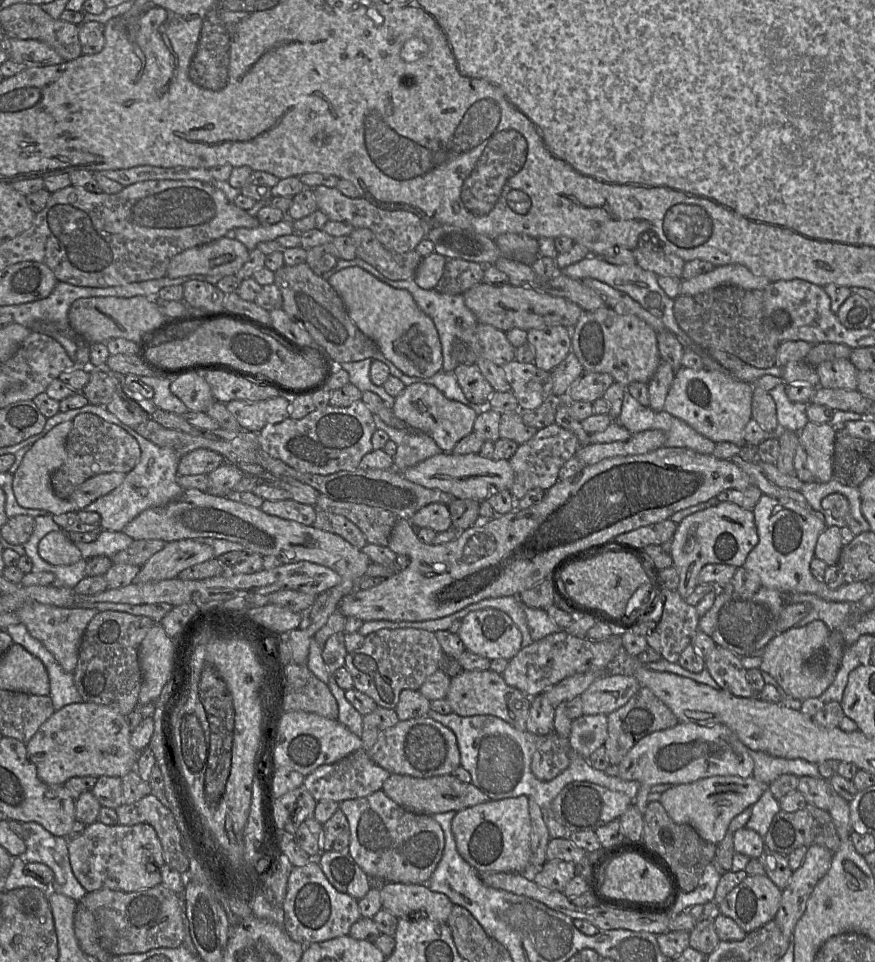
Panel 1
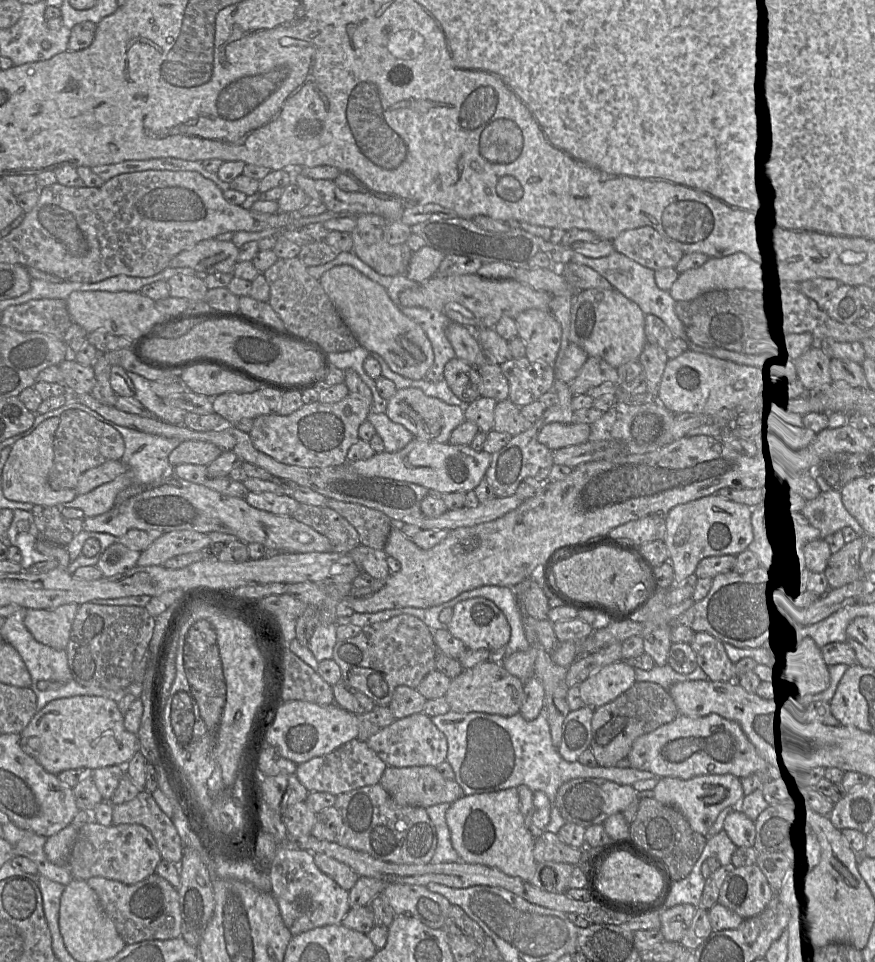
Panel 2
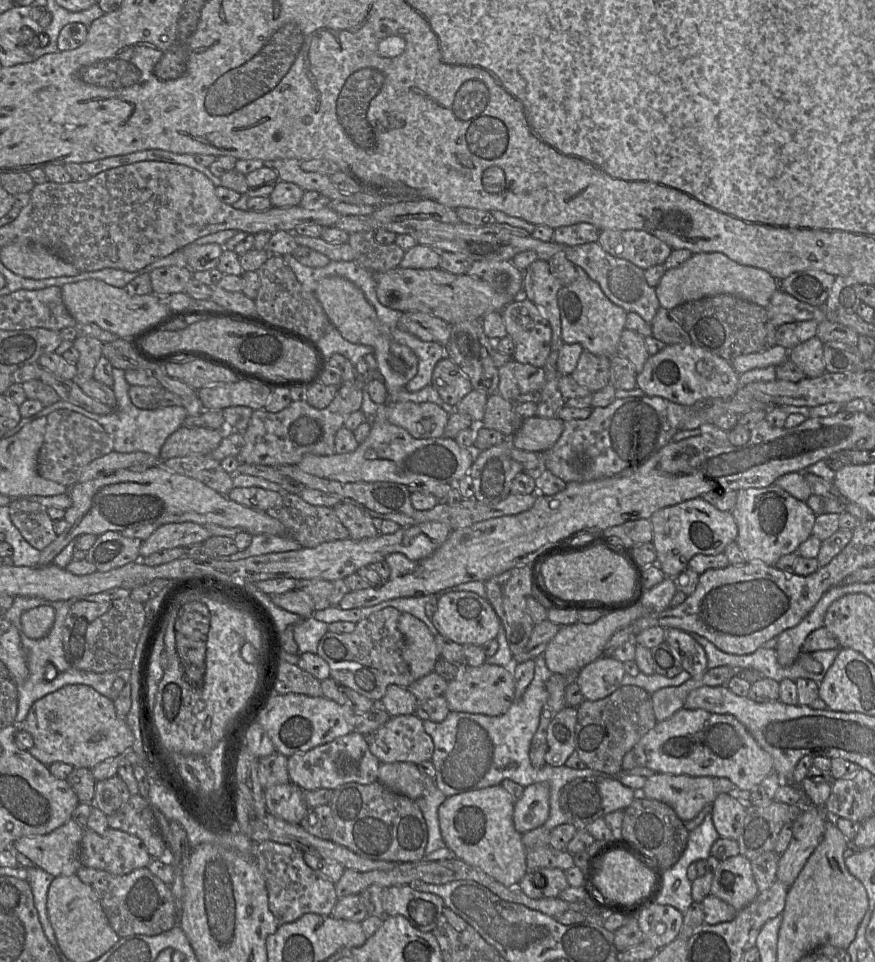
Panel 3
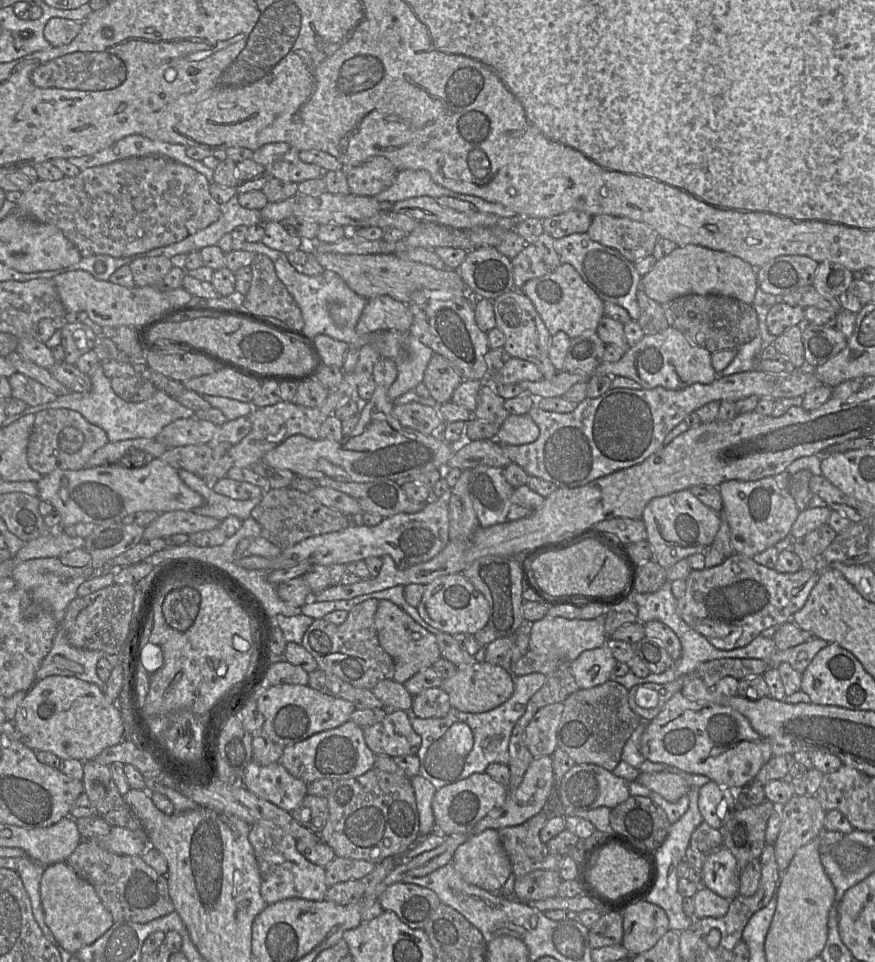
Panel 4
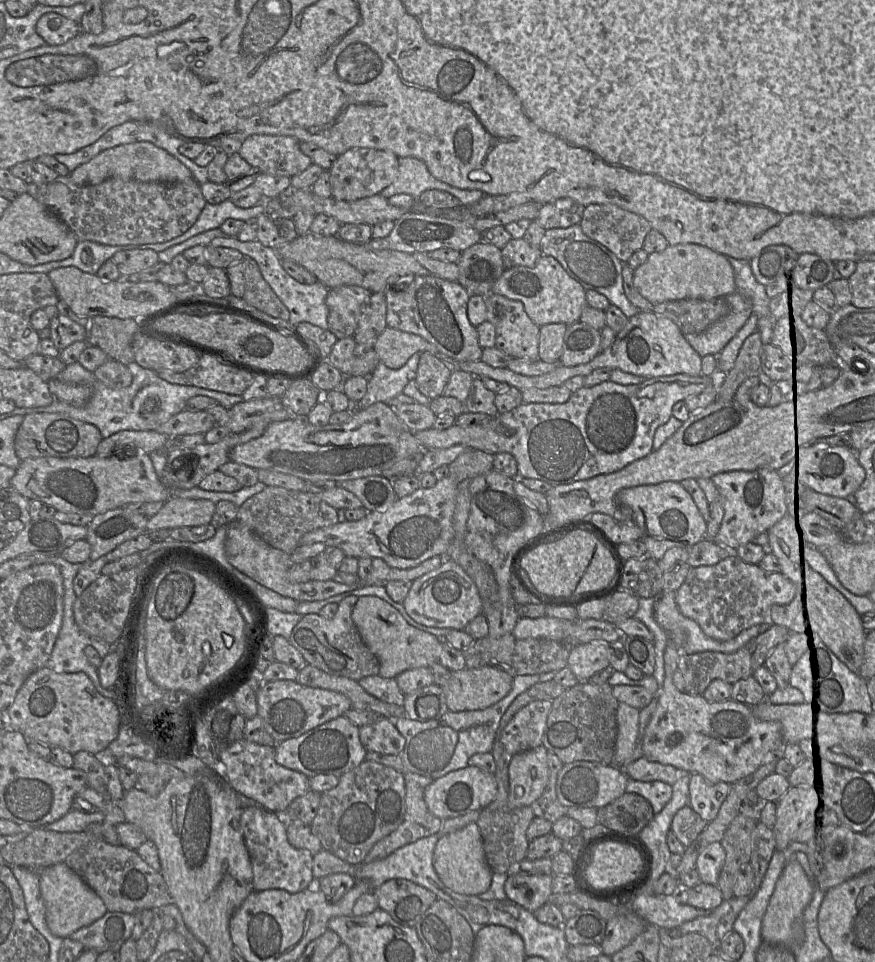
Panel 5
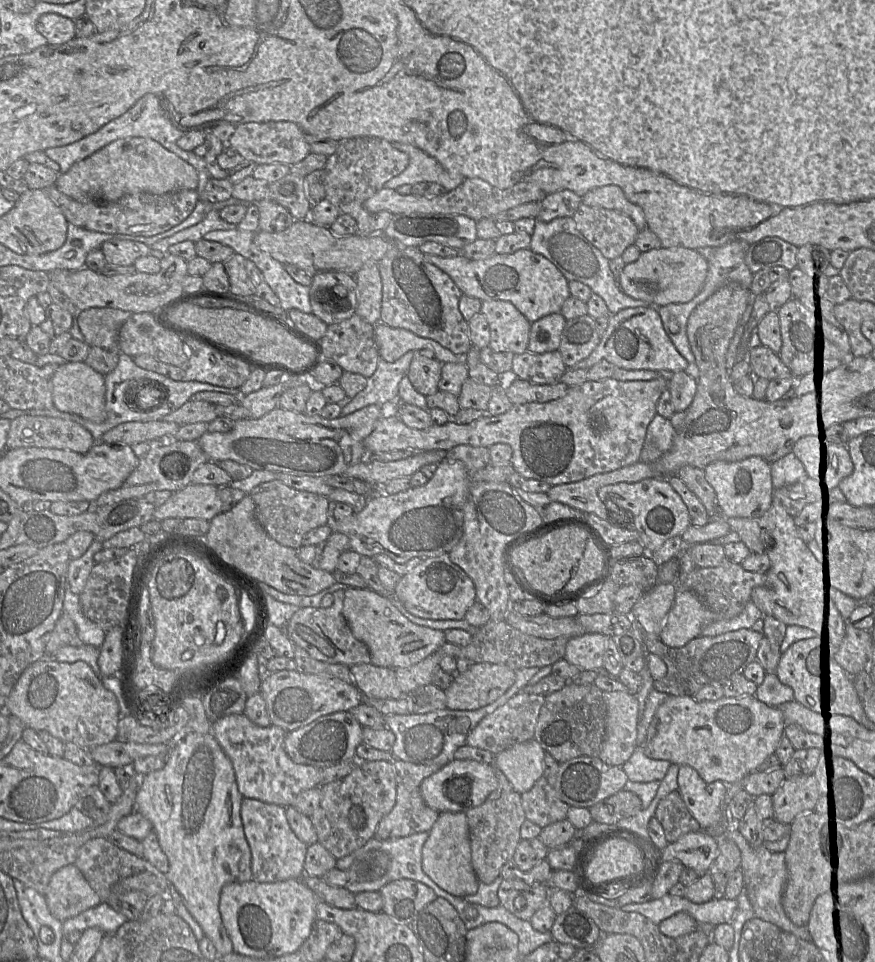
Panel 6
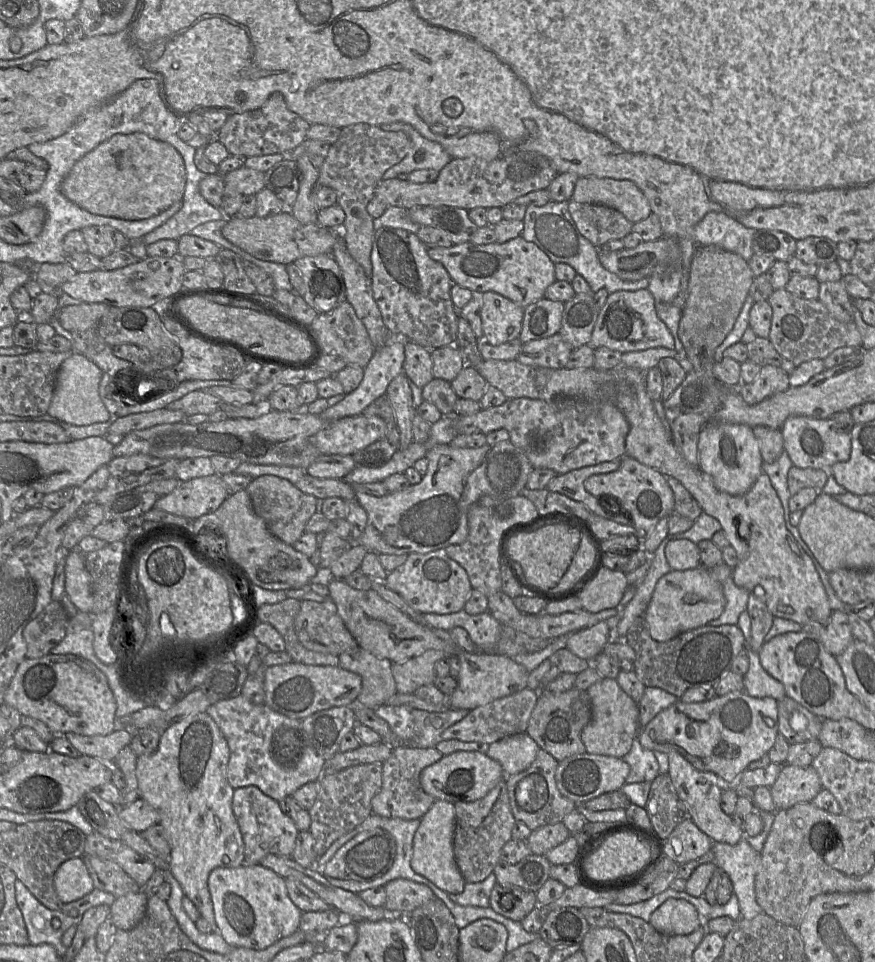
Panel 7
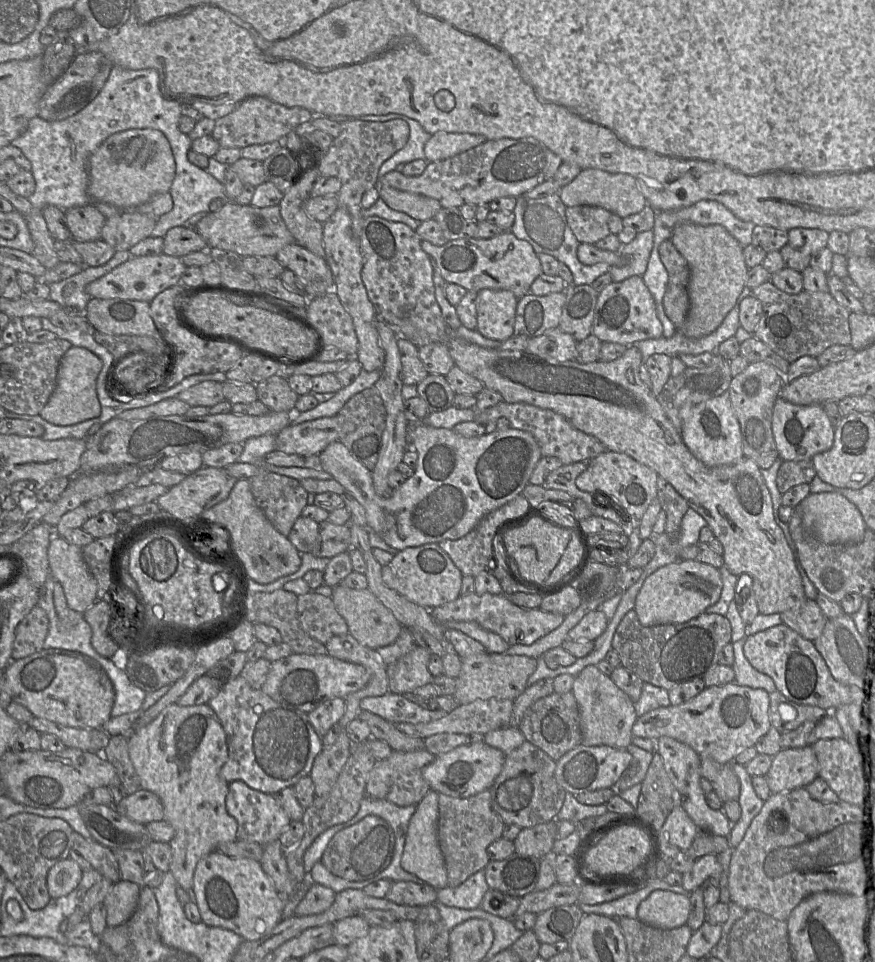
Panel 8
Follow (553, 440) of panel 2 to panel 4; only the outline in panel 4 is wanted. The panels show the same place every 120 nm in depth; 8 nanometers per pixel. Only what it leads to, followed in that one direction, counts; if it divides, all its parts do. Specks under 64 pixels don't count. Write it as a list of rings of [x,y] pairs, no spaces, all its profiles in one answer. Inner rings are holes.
[[[527,414],[509,415],[499,426],[496,441],[500,444],[523,445],[534,442],[539,427]]]

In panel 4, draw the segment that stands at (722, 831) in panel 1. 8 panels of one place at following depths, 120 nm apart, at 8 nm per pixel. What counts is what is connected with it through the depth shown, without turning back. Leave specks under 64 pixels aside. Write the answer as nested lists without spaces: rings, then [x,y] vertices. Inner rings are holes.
[[[669,772],[640,773],[636,781],[669,802],[677,802],[687,795],[690,787],[682,776]]]

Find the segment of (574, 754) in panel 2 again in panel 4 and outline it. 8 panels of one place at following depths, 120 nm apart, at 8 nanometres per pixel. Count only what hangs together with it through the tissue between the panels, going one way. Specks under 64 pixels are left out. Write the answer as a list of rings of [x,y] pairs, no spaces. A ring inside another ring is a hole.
[[[562,702],[540,708],[524,732],[524,744],[534,758],[551,756],[558,748],[556,732],[563,713]]]

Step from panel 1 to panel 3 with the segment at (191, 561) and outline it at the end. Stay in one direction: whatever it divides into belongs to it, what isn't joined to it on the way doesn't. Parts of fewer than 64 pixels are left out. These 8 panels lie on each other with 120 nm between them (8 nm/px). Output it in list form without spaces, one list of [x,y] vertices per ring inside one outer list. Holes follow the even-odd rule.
[[[194,522],[164,524],[159,526],[148,539],[142,541],[140,558],[164,549],[202,544],[210,537],[211,534],[206,527]]]

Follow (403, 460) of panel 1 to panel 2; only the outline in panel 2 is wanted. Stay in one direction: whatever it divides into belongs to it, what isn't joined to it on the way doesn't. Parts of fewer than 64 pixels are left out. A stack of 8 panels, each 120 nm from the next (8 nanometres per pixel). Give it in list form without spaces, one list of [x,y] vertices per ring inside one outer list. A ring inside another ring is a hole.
[[[370,410],[367,420],[372,423],[376,434],[383,440],[386,452],[399,451],[414,438],[404,426],[390,420],[386,413],[375,413]]]

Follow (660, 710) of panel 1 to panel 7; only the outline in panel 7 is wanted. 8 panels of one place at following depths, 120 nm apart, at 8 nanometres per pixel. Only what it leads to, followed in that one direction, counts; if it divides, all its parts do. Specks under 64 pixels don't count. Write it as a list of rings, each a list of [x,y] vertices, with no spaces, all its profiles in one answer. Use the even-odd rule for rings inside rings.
[[[572,688],[564,692],[539,691],[537,703],[531,713],[526,733],[538,746],[558,762],[586,752],[581,740],[585,726],[590,722],[592,705],[586,690]]]

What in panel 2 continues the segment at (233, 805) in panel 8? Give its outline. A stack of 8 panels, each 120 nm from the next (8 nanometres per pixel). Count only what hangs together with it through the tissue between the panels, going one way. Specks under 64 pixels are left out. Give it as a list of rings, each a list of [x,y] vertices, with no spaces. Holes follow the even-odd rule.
[[[278,847],[268,875],[271,894],[278,905],[283,923],[292,936],[322,926],[341,924],[350,909],[349,891],[342,889],[317,868],[310,851]]]

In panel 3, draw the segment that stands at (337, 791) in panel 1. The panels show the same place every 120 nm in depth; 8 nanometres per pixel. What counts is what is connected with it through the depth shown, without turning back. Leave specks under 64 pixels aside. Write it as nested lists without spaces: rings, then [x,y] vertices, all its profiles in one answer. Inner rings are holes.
[[[353,731],[303,753],[288,757],[287,769],[292,783],[303,791],[336,788],[350,782],[370,784],[378,780],[381,762],[369,750],[364,735]]]

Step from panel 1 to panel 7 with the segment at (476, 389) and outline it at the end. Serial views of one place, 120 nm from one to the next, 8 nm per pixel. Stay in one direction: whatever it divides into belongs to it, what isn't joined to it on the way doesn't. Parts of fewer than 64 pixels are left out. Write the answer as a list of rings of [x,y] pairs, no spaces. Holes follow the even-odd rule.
[[[414,342],[404,344],[405,361],[403,372],[418,387],[423,388],[433,378],[431,350]]]

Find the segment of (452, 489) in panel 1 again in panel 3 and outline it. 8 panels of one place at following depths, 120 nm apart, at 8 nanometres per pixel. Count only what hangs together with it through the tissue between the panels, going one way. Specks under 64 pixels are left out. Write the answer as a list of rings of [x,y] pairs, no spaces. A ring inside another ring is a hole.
[[[385,404],[378,405],[374,418],[369,421],[371,424],[369,435],[363,443],[359,444],[355,451],[345,454],[334,453],[328,456],[306,454],[297,464],[297,467],[306,473],[320,478],[336,480],[342,483],[387,481],[407,486],[416,486],[425,482],[440,482],[456,487],[456,483],[465,475],[469,474],[476,453],[482,452],[474,451],[472,448],[462,447],[455,439],[445,436],[440,438],[417,439],[405,429],[388,421],[385,415]]]

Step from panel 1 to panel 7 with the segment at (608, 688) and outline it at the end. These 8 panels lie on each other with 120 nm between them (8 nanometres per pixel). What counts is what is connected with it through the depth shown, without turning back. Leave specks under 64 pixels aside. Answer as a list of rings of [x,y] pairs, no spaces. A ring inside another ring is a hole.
[[[599,621],[590,627],[570,634],[566,647],[584,660],[595,661],[609,641],[609,631],[606,621]]]

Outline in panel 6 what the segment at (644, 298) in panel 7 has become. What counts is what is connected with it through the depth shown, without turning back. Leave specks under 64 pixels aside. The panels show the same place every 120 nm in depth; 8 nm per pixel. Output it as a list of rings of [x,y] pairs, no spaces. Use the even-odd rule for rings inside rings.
[[[651,305],[625,308],[612,315],[595,350],[588,358],[569,368],[589,370],[601,360],[626,370],[652,370],[660,374],[685,371],[689,364],[665,330],[659,312]]]

